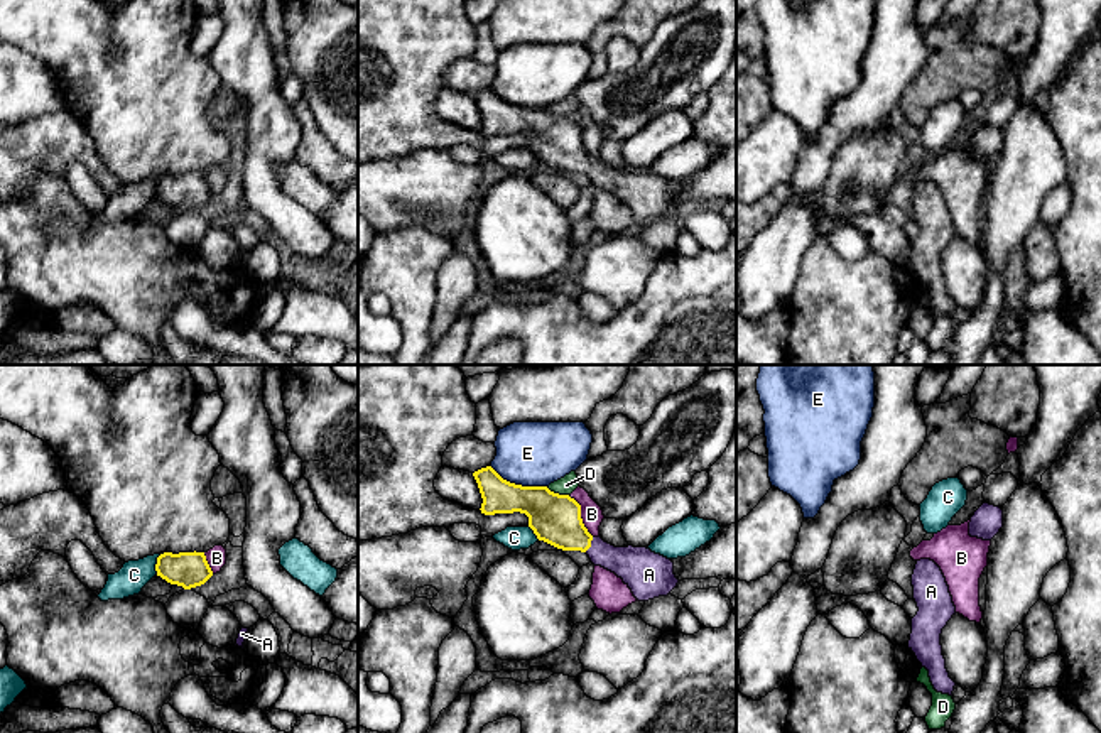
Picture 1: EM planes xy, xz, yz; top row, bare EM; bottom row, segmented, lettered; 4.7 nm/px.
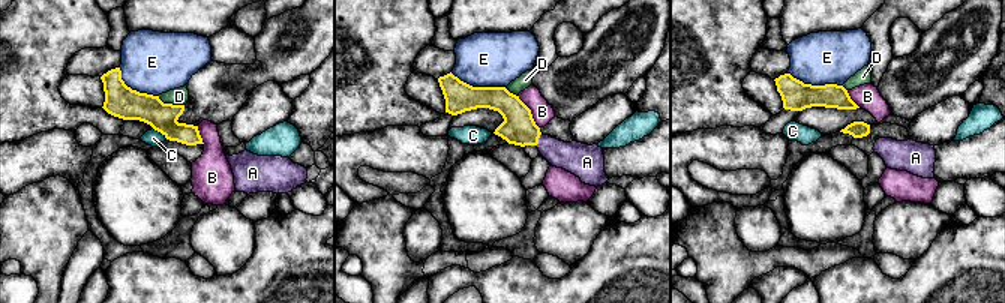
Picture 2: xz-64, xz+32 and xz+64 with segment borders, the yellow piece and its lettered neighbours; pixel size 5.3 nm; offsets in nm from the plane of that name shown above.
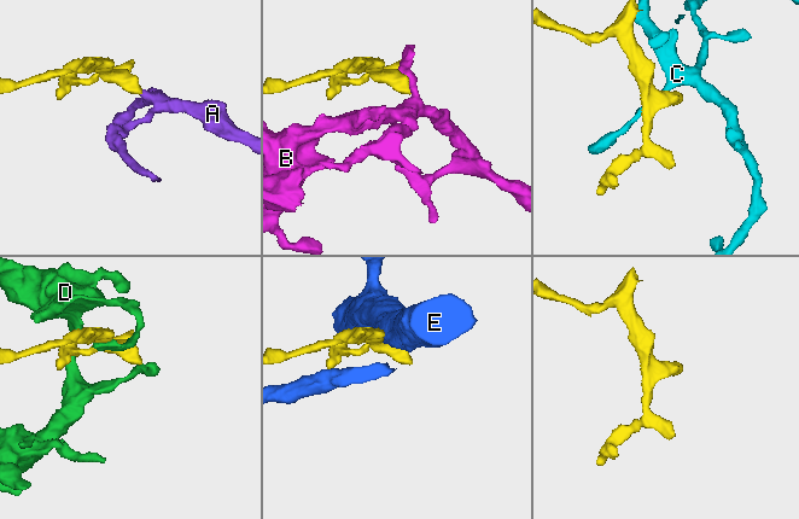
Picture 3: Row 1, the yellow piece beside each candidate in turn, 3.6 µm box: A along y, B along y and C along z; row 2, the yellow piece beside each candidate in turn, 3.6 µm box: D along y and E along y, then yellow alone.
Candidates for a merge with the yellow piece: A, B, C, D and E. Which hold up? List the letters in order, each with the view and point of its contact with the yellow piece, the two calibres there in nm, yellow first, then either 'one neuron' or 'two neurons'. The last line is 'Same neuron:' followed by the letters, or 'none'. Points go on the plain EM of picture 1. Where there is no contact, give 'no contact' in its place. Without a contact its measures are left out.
A: contact xz (590, 166); calibres 240 and 190 nm; one neuron
B: contact xz (580, 137); calibres 240 and 110 nm; two neurons
C: contact xy (157, 184); calibres 170 and 140 nm; two neurons
D: contact xz (558, 115); calibres 240 and 90 nm; two neurons
E: contact xz (519, 107); calibres 240 and 300 nm; two neurons
Same neuron: A

